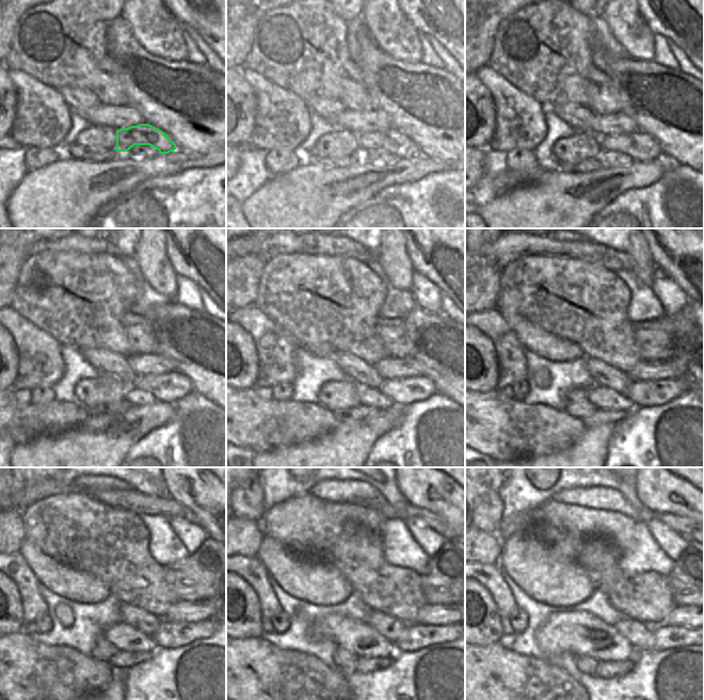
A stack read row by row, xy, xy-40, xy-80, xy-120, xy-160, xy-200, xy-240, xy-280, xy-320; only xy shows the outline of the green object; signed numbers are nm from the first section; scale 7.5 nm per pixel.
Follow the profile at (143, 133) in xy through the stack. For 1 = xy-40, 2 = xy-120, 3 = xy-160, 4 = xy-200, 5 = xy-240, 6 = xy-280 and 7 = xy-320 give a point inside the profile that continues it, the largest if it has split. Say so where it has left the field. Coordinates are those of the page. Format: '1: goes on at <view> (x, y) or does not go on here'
1: goes on at xy-40 (393, 140)
2: goes on at xy-120 (171, 387)
3: goes on at xy-160 (402, 391)
4: goes on at xy-200 (643, 393)
5: goes on at xy-240 (170, 634)
6: goes on at xy-280 (415, 636)
7: goes on at xy-320 (668, 636)

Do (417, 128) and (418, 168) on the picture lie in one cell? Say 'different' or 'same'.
different

